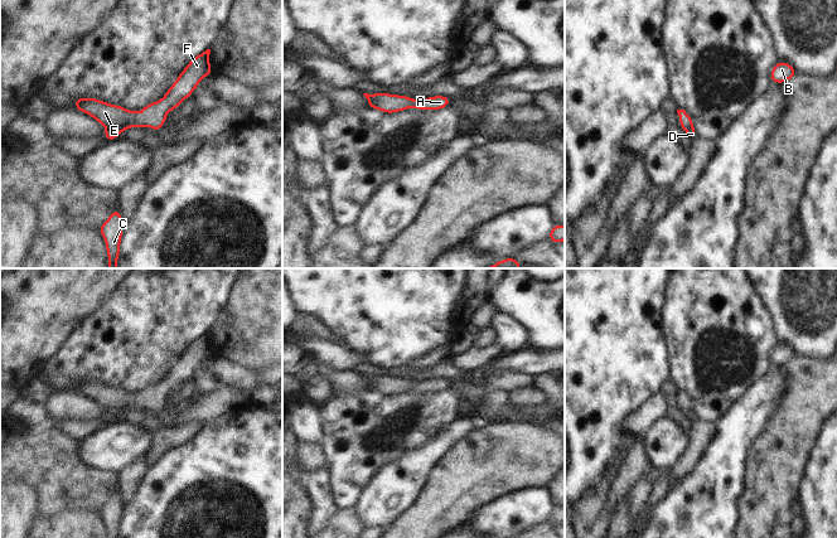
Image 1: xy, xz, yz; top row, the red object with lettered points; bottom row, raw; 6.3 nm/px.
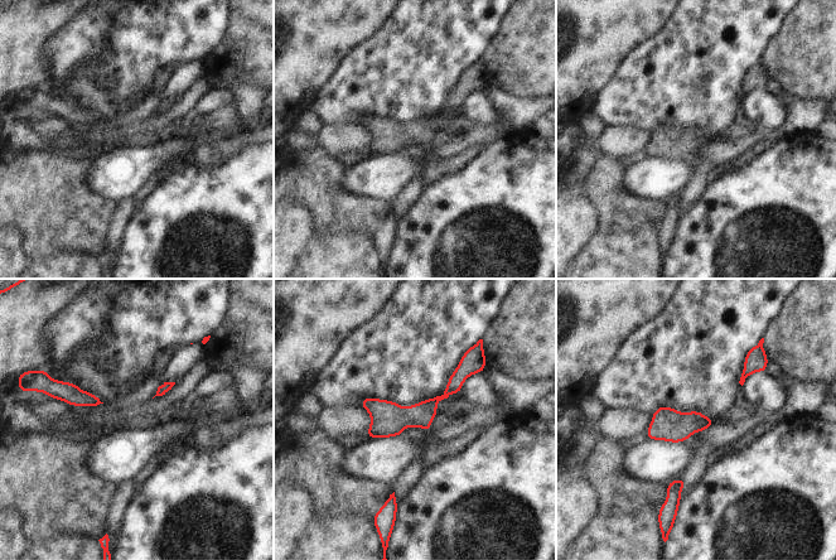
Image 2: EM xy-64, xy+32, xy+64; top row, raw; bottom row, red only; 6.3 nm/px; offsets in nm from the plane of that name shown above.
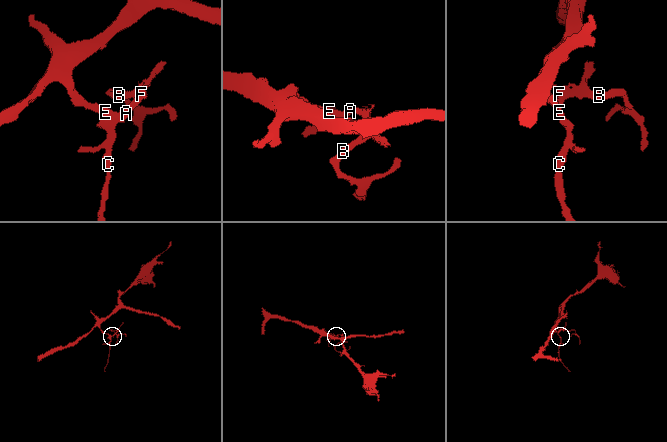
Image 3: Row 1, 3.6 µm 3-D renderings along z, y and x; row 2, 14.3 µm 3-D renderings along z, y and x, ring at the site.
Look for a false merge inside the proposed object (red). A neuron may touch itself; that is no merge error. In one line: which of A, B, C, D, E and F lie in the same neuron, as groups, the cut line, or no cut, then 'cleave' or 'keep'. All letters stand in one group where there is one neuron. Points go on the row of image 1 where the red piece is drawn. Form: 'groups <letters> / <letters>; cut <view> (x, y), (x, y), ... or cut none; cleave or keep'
groups A B C D E F; cut none; keep

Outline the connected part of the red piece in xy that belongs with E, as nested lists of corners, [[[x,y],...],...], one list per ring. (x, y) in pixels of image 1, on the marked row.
[[[207,49],[192,58],[164,97],[142,107],[140,112],[92,97],[77,98],[74,108],[105,126],[107,131],[102,137],[108,141],[113,141],[130,127],[149,126],[151,130],[159,131],[164,126],[169,111],[178,110],[180,102],[192,96],[200,79],[212,74],[209,54],[211,49]]]

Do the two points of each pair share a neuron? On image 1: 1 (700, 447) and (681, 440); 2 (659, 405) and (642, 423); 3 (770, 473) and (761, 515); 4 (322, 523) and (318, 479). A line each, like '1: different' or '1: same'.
1: different
2: same
3: same
4: same

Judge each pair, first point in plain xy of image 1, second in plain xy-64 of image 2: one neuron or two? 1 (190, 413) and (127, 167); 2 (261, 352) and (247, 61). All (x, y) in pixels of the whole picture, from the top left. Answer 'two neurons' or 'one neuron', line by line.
1: two neurons
2: one neuron

